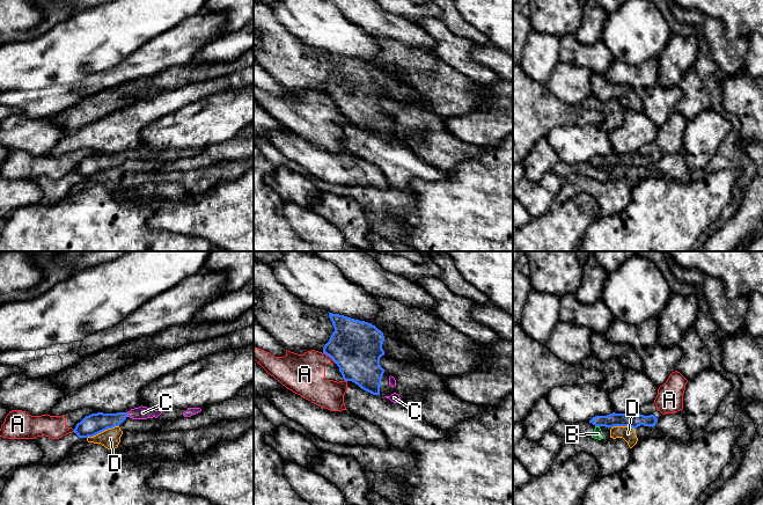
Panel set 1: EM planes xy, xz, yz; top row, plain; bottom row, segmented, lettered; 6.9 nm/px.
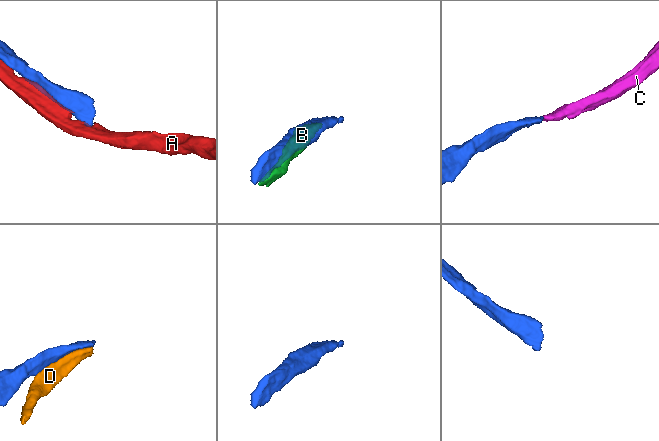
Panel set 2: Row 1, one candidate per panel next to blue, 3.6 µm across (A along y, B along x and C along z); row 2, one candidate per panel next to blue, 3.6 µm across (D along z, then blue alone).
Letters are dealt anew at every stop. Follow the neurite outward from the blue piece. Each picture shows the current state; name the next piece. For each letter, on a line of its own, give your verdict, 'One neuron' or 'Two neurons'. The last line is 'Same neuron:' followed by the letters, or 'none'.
A: Two neurons
B: Two neurons
C: One neuron
D: Two neurons
Same neuron: C

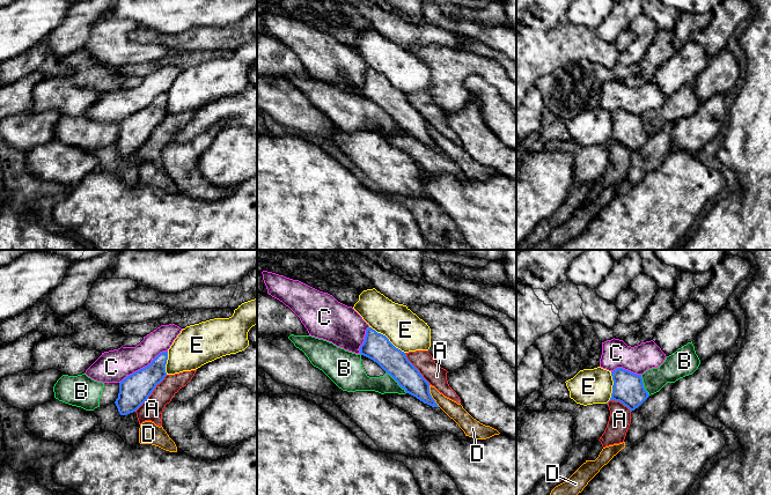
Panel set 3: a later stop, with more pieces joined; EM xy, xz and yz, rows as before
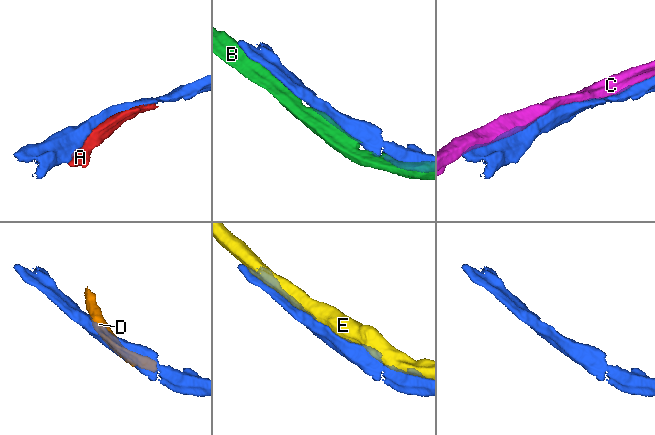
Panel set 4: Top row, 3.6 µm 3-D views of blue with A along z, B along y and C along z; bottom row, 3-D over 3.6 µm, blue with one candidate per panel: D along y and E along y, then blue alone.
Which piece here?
A: Two neurons
B: Two neurons
C: Two neurons
D: Two neurons
E: Two neurons
Same neuron: none

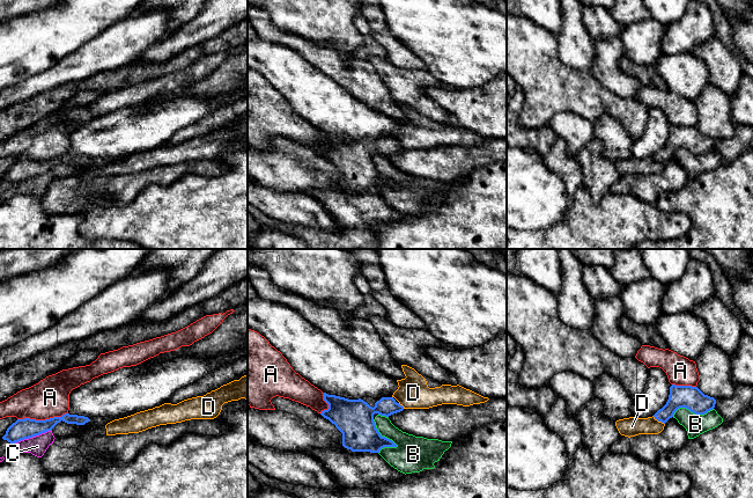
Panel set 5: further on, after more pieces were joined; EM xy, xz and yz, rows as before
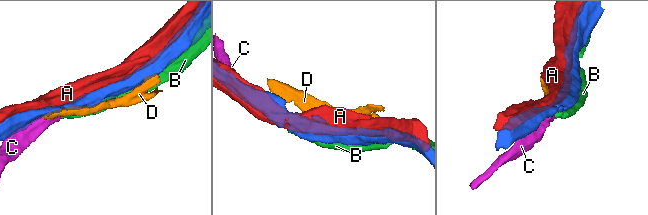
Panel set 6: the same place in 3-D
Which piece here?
A: Two neurons
B: Two neurons
C: Two neurons
D: Two neurons
Same neuron: none

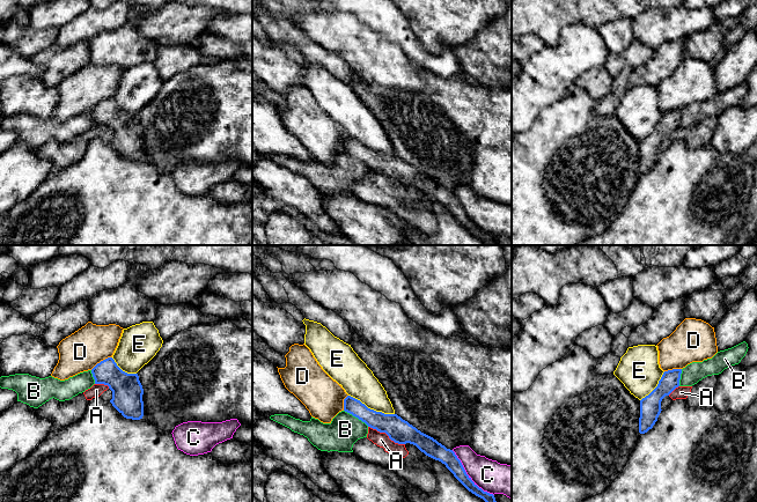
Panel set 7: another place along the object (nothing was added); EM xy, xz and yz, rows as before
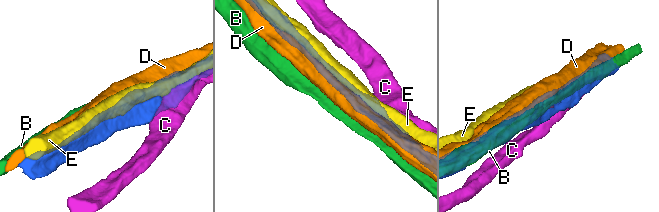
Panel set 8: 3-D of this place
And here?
A: Two neurons
B: Two neurons
C: Two neurons
D: Two neurons
E: Two neurons
Same neuron: none

